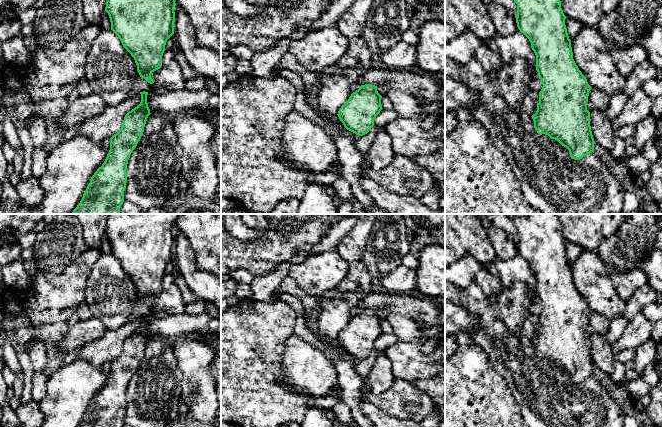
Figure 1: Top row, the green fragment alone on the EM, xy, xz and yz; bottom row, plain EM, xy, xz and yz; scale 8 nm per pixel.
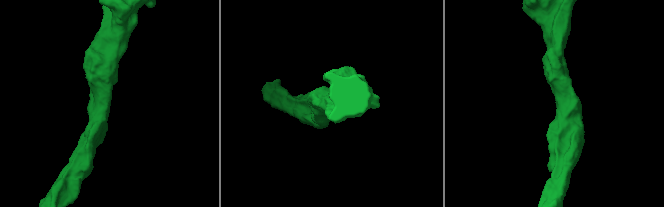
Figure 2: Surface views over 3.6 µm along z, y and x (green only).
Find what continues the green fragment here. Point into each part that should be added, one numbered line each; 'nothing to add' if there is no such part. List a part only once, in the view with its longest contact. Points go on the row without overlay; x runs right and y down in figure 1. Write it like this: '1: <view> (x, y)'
nothing to add

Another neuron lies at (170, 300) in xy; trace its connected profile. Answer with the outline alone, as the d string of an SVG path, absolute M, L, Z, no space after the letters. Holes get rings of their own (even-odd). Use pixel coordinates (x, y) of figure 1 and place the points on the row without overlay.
M174 282L168 289L162 289L160 293L152 296L151 302L160 311L169 315L185 313L185 305L181 291Z

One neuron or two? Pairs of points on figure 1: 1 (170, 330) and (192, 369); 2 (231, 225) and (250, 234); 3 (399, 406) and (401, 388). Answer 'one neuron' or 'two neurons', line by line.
1: two neurons
2: one neuron
3: one neuron

